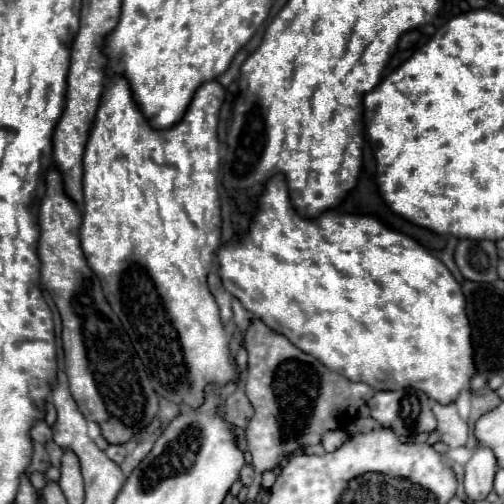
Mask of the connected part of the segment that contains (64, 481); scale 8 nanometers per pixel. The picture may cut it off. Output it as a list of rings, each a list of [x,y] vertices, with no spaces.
[[[65,449],[63,459],[61,459],[61,479],[59,485],[67,497],[67,501],[83,501],[83,477],[81,477],[81,467],[79,459],[73,451]]]

